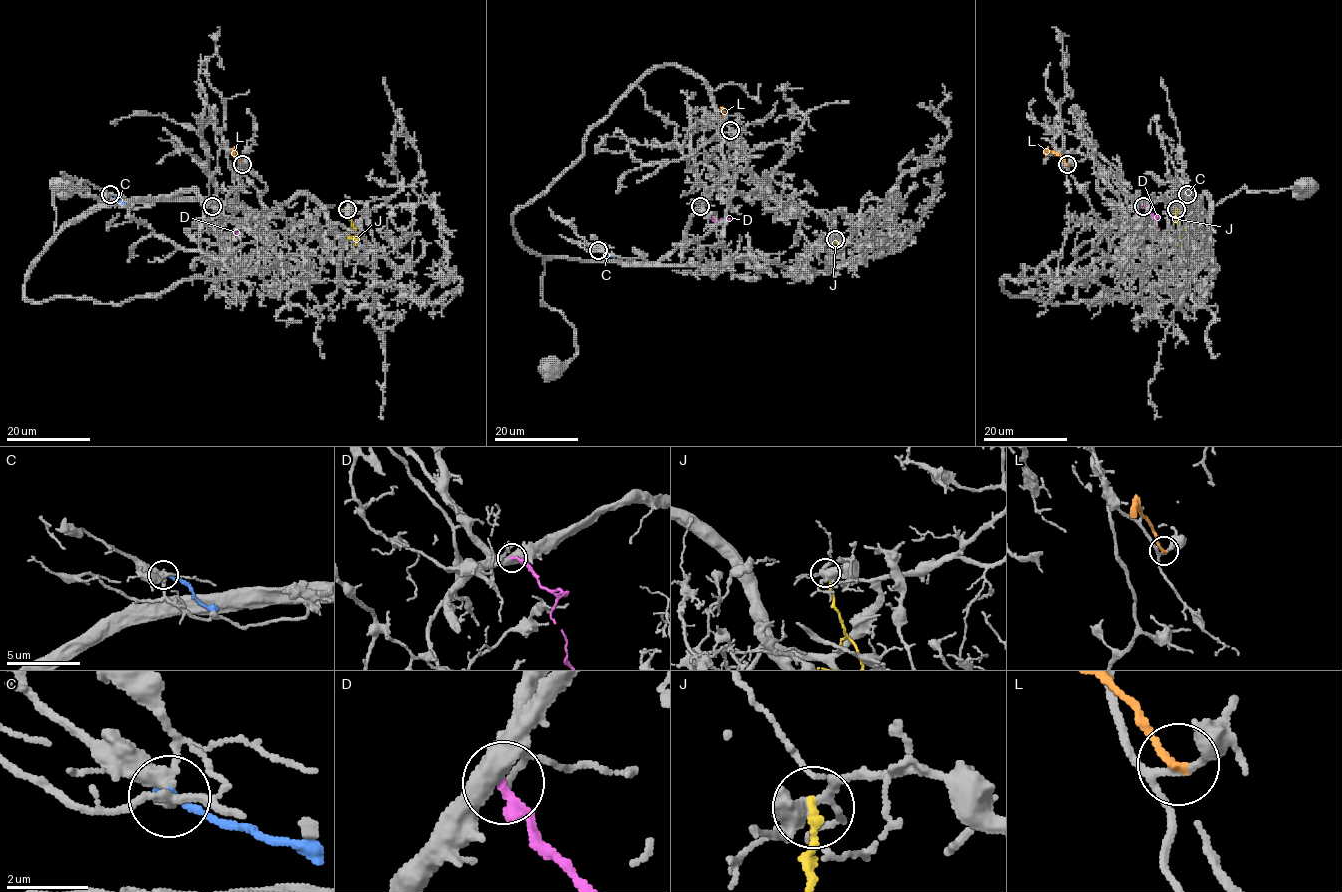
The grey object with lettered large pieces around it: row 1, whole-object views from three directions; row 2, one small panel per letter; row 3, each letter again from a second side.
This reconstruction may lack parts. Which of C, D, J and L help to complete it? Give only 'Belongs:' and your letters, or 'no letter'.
Belongs: no letter

